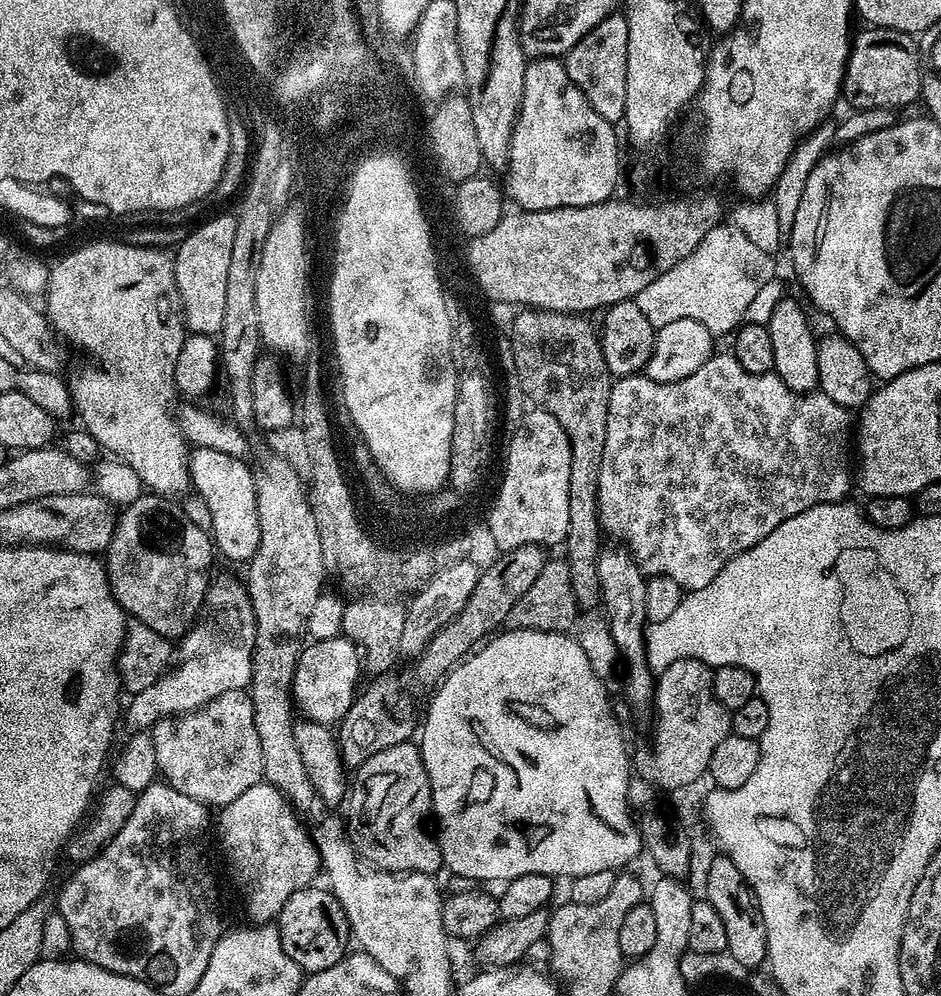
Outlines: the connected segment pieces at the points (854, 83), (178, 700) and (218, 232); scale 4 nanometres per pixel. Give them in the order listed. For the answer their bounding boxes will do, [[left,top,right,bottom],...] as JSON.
[[842,26,920,109],[128,576,256,729],[174,216,236,337]]

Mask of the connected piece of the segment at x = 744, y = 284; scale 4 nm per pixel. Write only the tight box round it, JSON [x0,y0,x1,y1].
[634,222,776,336]

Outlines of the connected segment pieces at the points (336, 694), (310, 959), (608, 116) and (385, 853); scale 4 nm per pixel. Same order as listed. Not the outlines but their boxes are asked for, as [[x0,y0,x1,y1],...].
[[292,634,362,725],[278,886,350,974],[562,14,629,121],[346,742,444,876]]

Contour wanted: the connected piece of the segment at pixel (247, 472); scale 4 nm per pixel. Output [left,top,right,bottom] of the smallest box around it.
[188,447,260,560]

